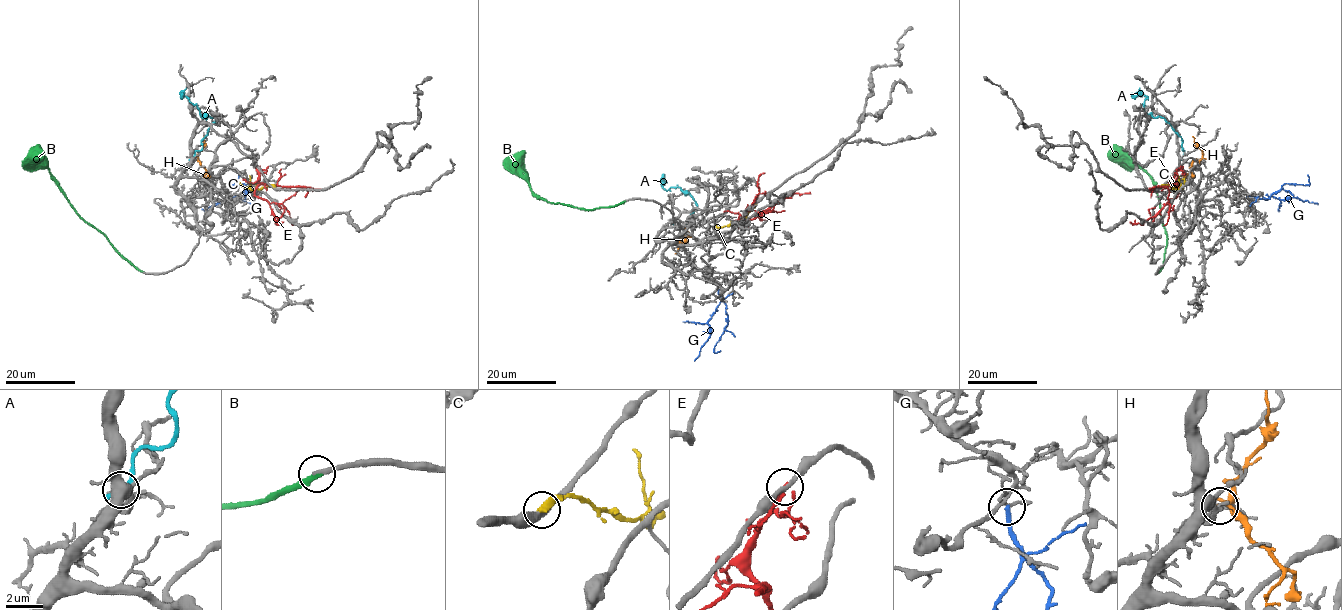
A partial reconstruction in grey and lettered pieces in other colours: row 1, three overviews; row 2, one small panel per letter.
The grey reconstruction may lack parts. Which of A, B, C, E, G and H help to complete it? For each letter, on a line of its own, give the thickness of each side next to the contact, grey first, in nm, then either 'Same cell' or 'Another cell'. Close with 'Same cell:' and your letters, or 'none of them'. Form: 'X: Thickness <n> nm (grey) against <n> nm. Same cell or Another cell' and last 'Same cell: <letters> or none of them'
A: Thickness 460 nm (grey) against 280 nm. Another cell
B: Thickness 220 nm (grey) against 280 nm. Same cell
C: Thickness 380 nm (grey) against 480 nm. Another cell
E: Thickness 240 nm (grey) against 300 nm. Another cell
G: Thickness 160 nm (grey) against 240 nm. Another cell
H: Thickness 260 nm (grey) against 120 nm. Another cell
Same cell: B

